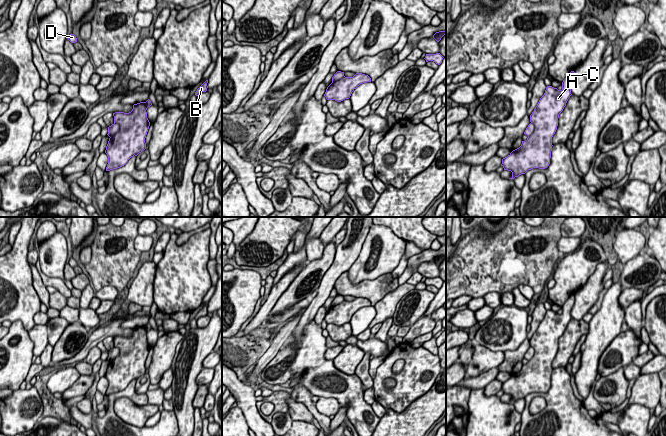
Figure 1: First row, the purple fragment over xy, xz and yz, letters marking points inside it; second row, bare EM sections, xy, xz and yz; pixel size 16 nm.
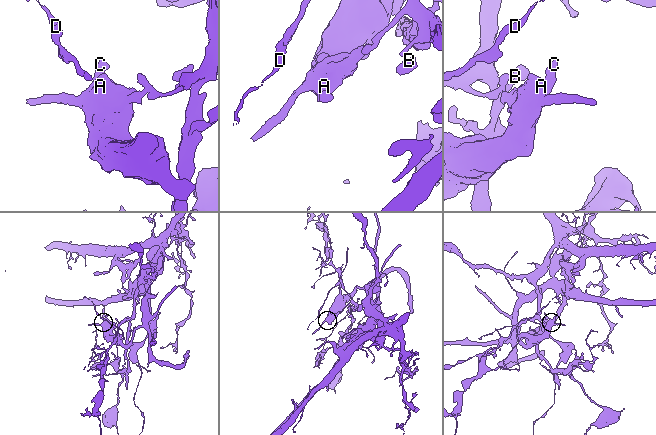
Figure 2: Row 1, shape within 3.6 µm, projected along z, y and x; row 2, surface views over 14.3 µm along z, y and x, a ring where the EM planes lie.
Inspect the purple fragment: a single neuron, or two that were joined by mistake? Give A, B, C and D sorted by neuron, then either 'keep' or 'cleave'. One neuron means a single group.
groups A C D / B; cleave

